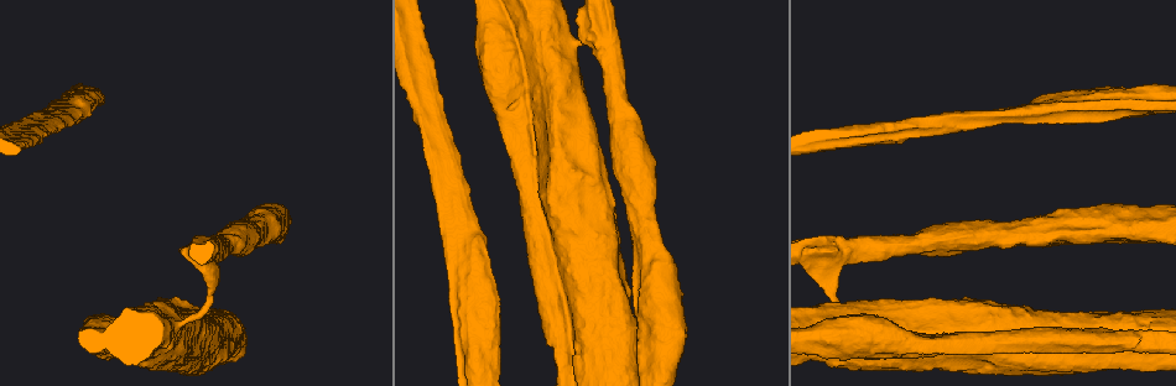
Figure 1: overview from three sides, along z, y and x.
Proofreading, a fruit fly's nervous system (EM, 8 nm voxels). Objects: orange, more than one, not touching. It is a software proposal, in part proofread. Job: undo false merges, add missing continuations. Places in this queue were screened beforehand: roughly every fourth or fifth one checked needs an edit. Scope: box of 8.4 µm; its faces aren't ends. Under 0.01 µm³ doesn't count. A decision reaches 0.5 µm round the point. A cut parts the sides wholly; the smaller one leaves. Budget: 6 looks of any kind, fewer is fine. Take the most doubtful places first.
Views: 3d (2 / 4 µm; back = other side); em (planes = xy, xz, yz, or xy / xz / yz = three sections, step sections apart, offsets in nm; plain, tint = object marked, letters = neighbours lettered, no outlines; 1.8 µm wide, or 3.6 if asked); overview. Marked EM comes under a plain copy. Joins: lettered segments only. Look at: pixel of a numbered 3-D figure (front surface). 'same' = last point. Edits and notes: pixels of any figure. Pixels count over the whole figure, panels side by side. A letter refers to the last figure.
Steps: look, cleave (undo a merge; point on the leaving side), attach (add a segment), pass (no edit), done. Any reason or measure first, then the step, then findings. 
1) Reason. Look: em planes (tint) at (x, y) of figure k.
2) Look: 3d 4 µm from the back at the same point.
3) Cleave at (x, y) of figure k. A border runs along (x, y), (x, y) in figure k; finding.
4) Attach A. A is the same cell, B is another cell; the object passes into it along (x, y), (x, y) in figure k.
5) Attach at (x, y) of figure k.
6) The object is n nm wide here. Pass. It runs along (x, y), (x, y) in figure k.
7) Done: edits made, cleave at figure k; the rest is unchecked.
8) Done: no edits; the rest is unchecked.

Closes a loop. Look: em 3.6 µm xz step 4 (tint) at (537, 81) of figure 1.

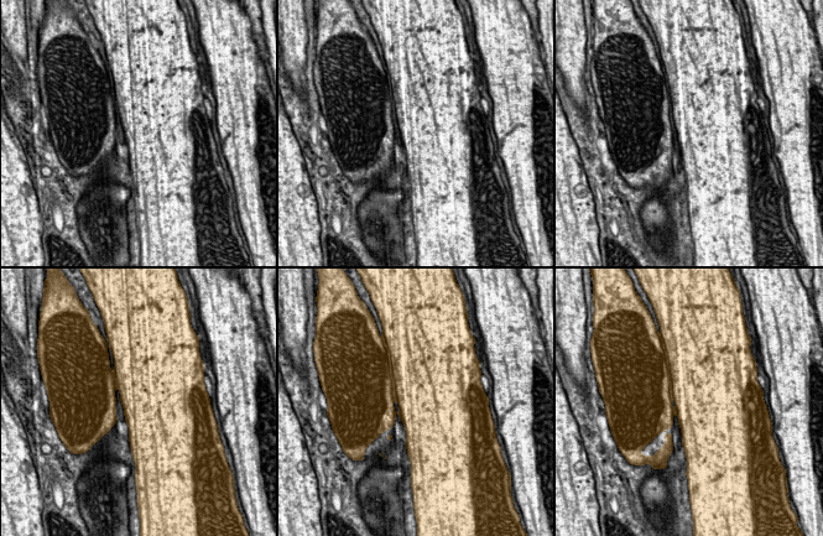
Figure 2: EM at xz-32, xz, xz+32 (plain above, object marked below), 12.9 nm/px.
Cut it another way. Look: em 3.6 µm planes (letters) at the same point.

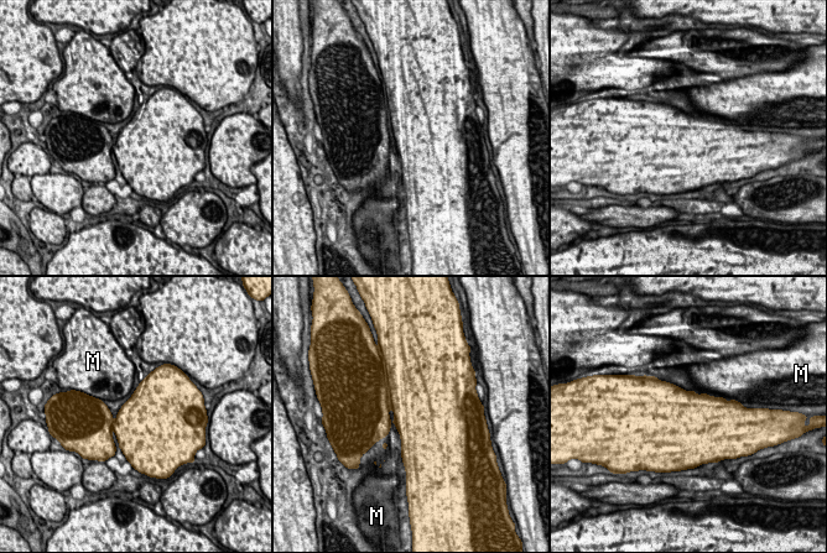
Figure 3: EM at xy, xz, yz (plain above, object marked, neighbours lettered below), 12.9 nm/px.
Pass. M is another cell; a border runs along (94, 397), (102, 401) in figure 3; continuous, no second cell.

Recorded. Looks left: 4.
Look: em 3.6 µm yz step 8 (tint) at (545, 172) of figure 1.

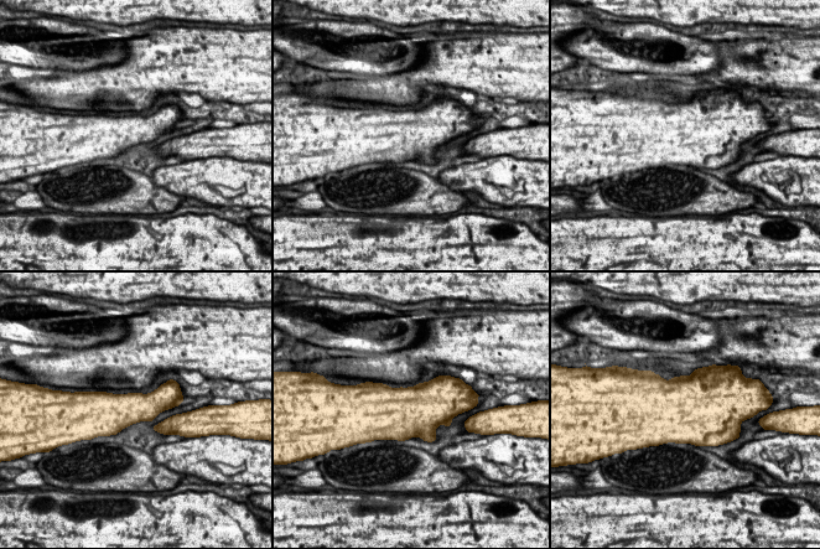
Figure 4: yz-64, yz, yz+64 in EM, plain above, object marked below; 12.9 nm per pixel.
Look: em 3.6 µm yz step 8 (letters) at the same point.

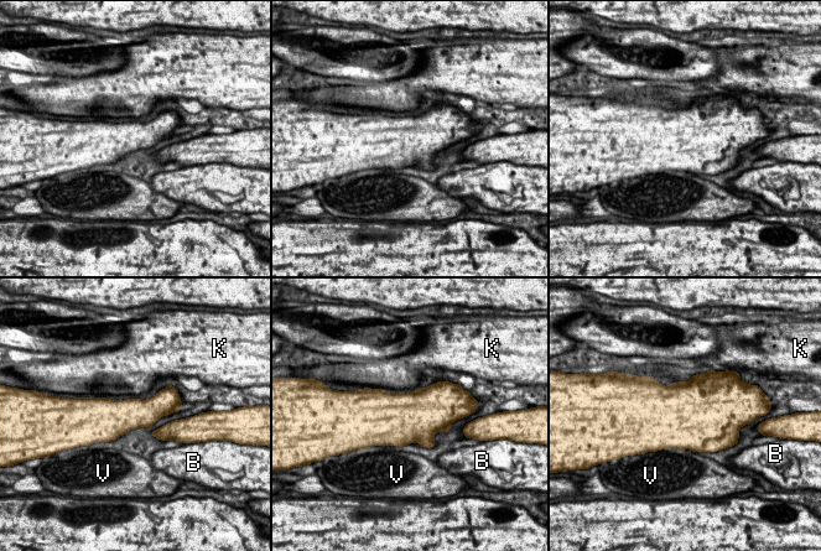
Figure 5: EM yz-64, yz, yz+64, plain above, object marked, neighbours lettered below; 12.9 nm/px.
Pass. B, K and V are other cells; all the same cell.

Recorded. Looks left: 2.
Look: em planes (letters) at (209, 263) of figure 1.

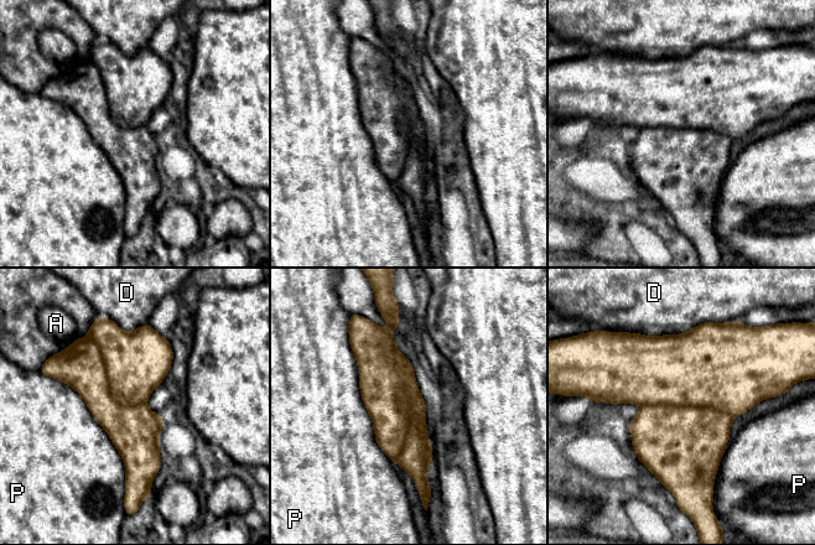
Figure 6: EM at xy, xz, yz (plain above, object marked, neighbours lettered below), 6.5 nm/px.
Cleave at (136, 363) of figure 6. A, D and P are other cells; a border runs along (86, 337), (110, 395), (143, 404) in figure 6; a second cell is stuck on.

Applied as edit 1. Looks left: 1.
Done: edits made, cleave at figure 6; the rest is unchecked.

